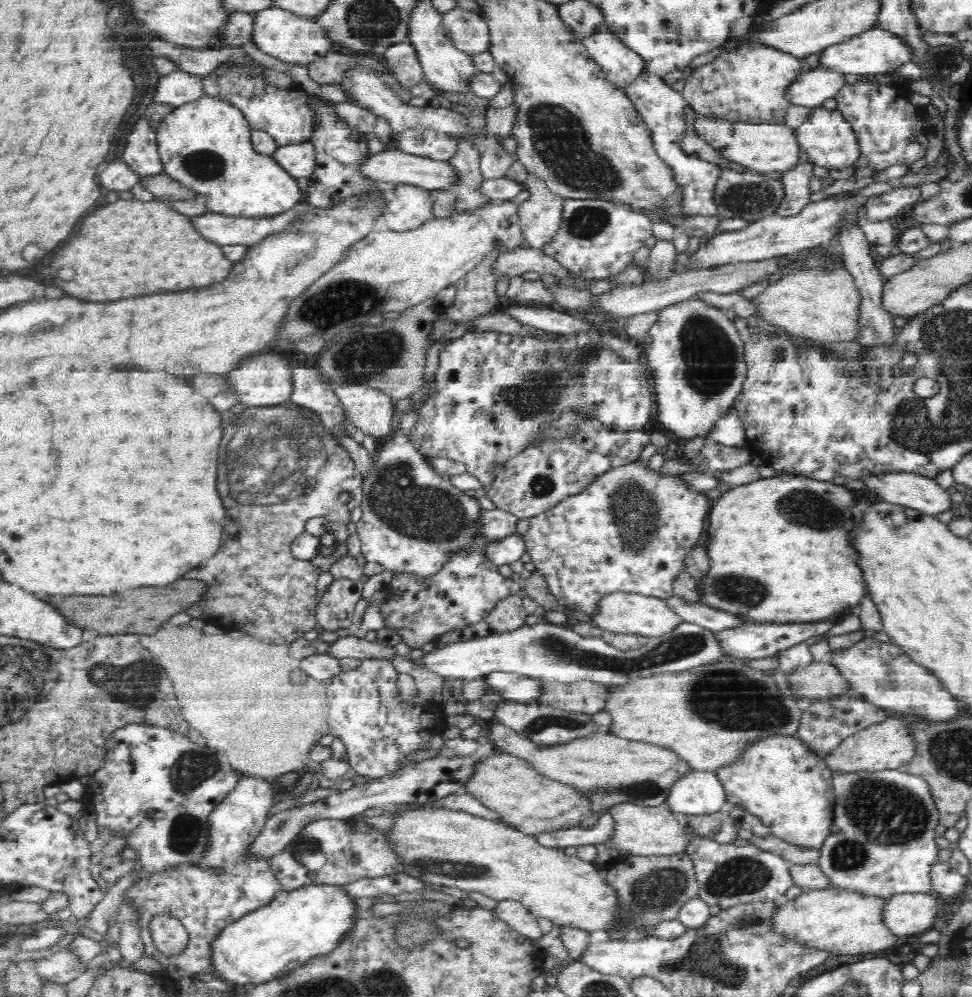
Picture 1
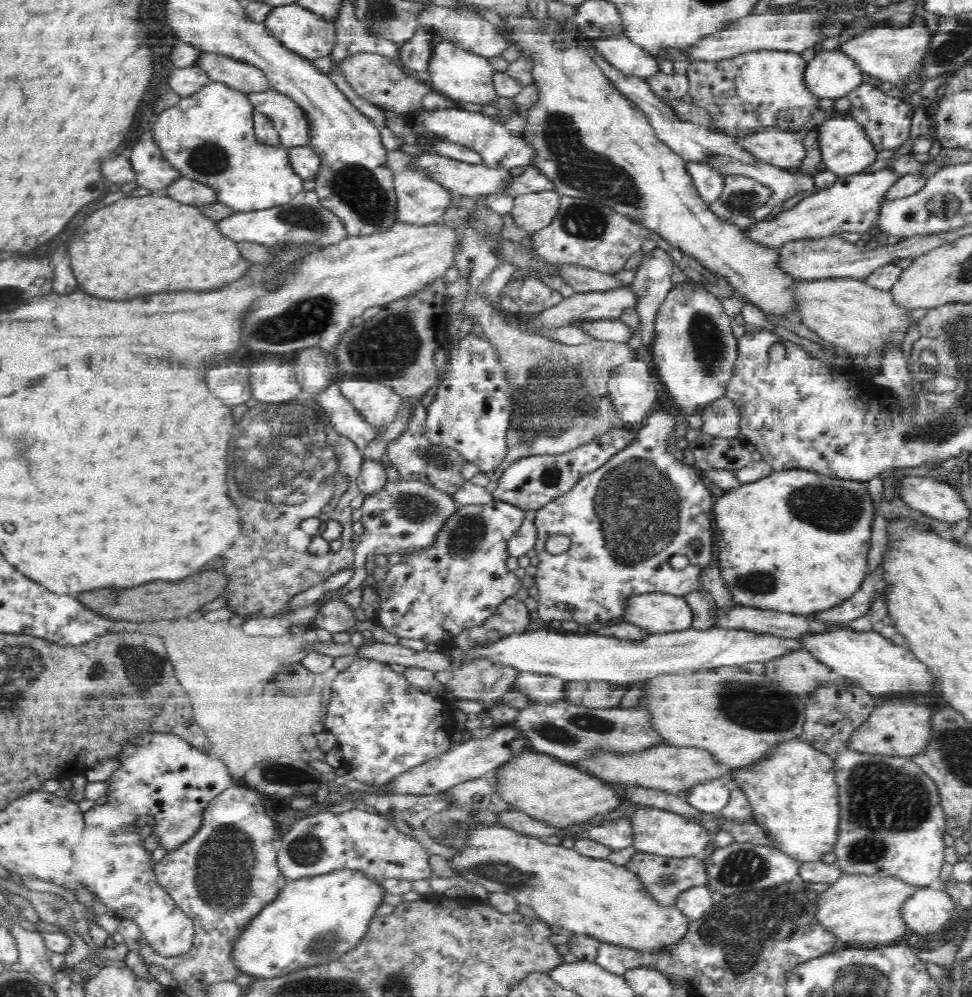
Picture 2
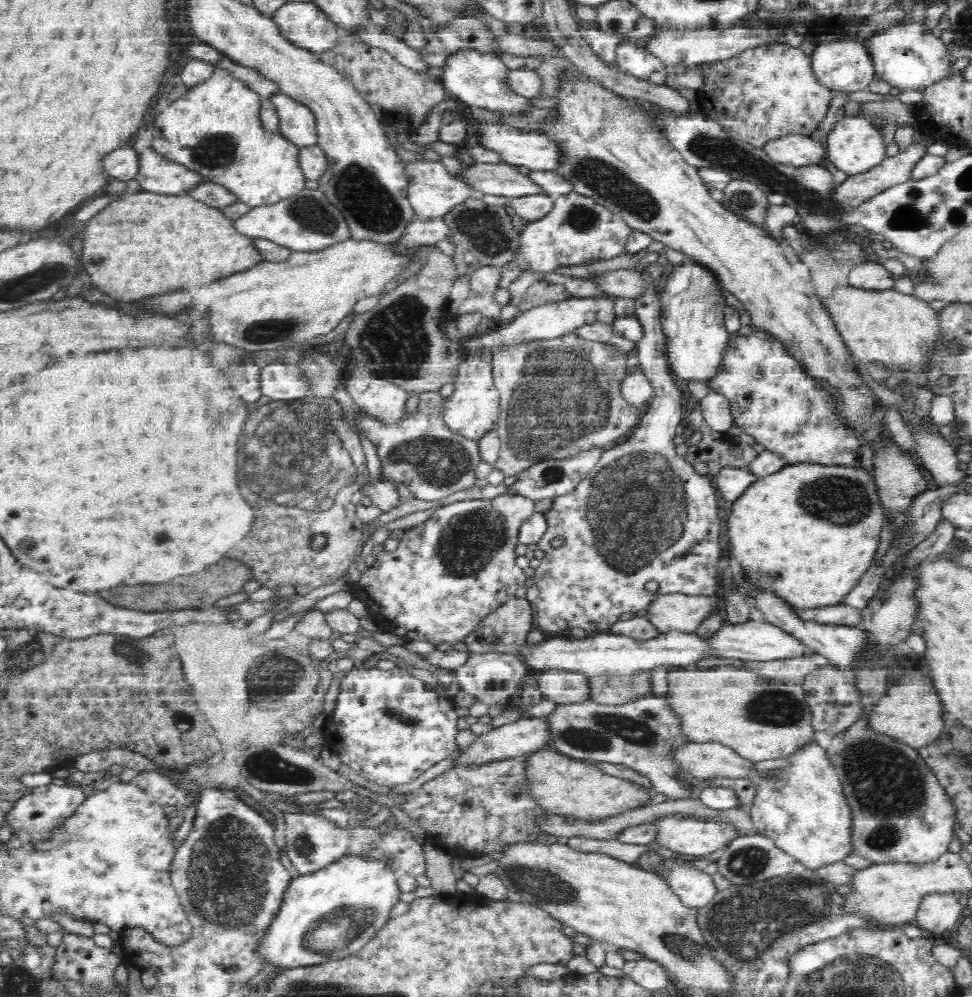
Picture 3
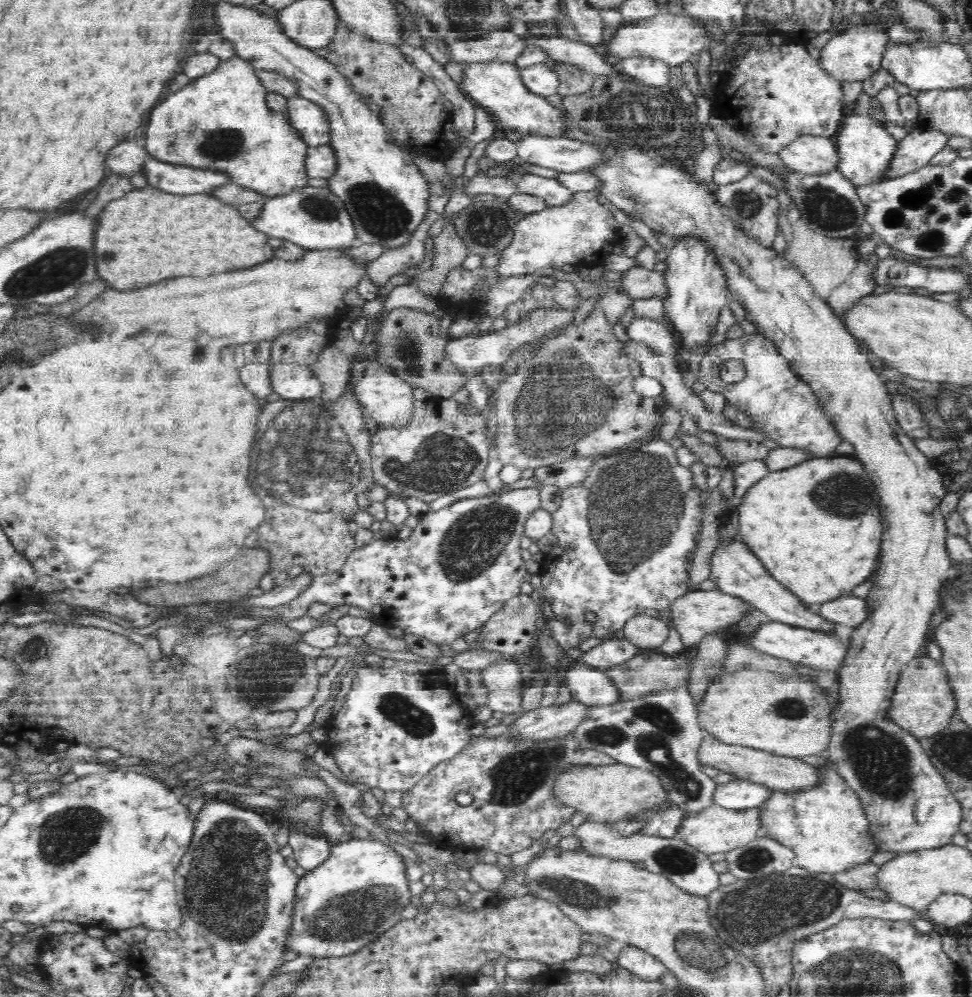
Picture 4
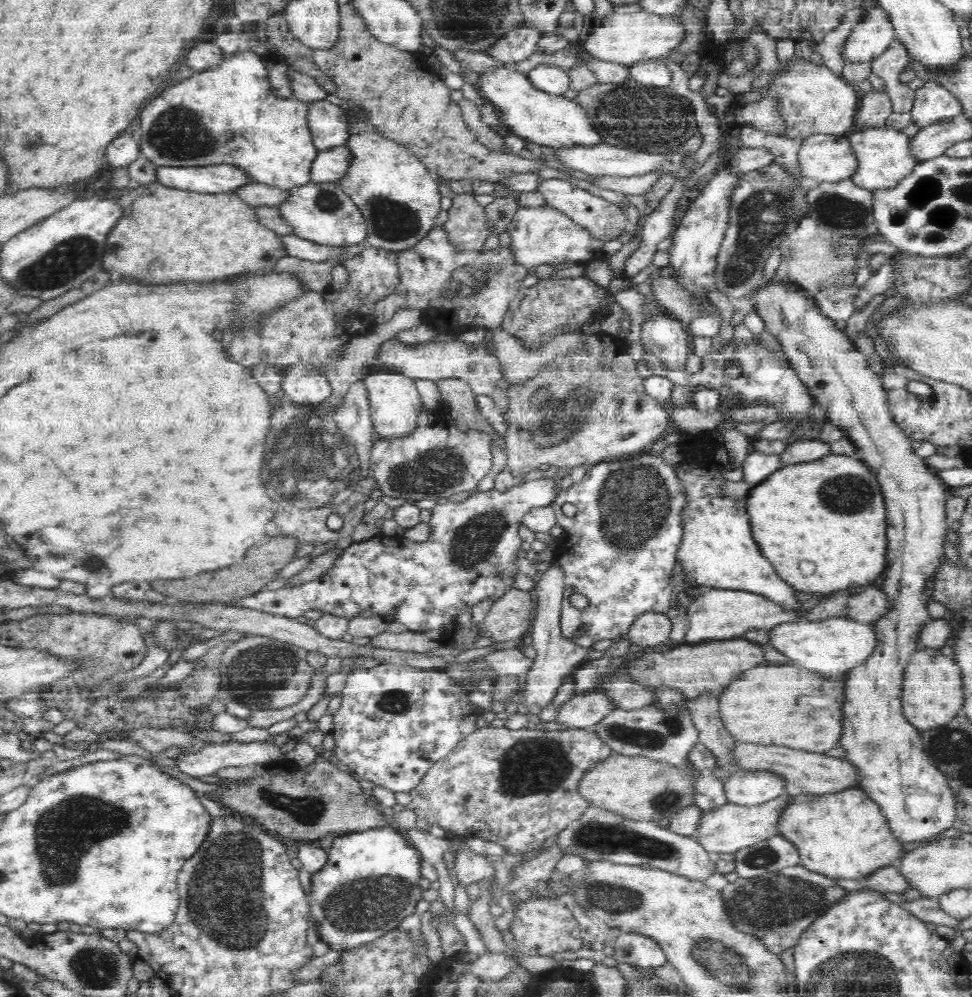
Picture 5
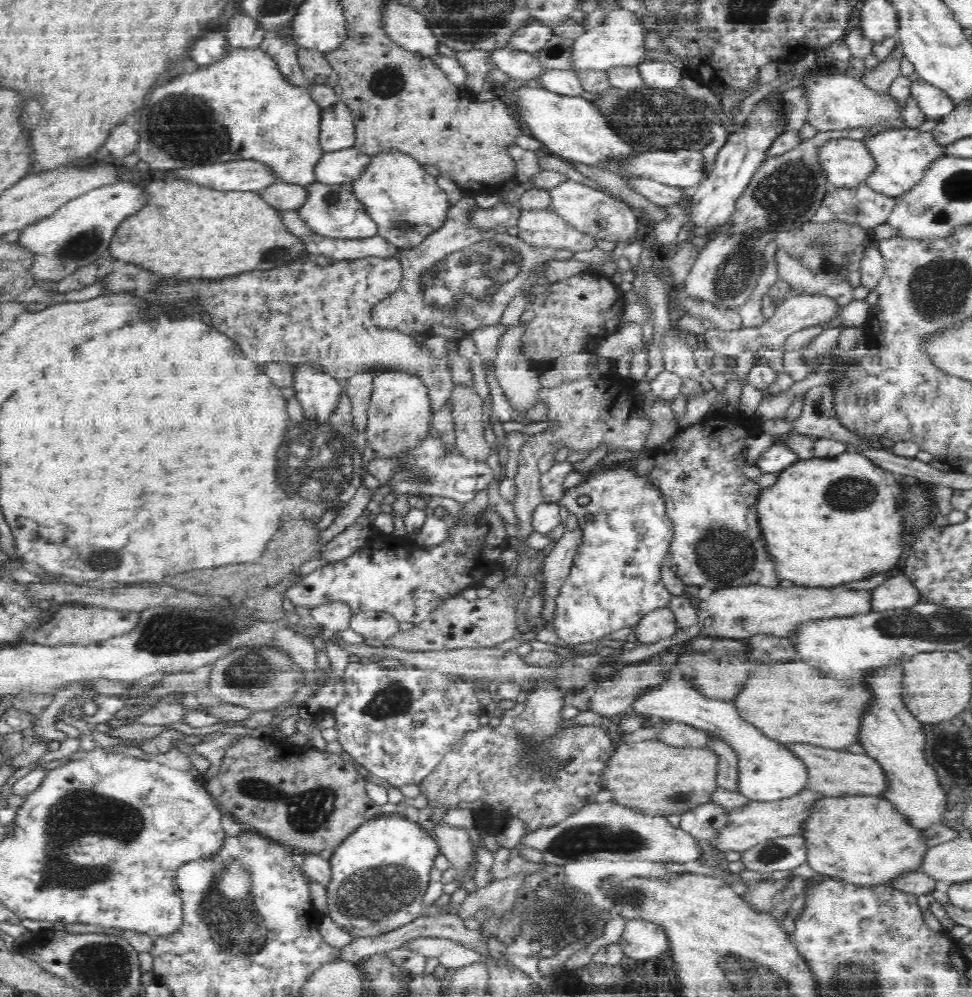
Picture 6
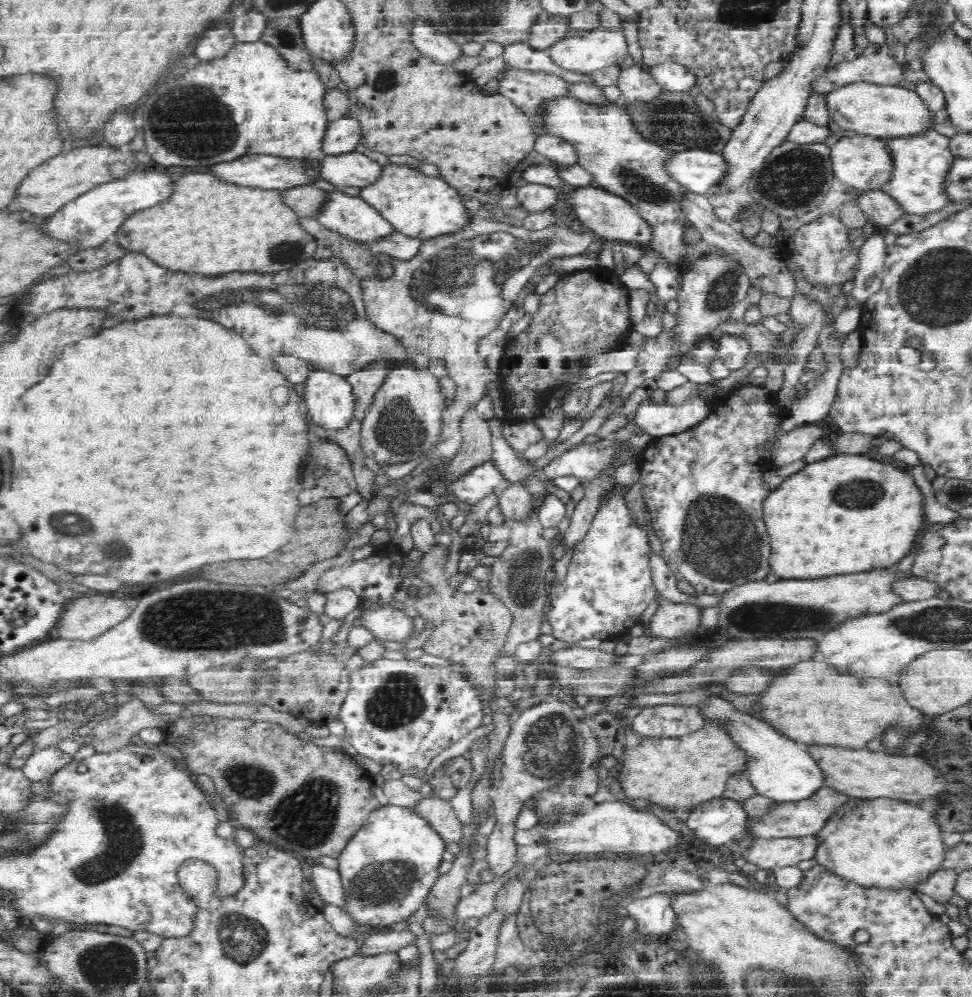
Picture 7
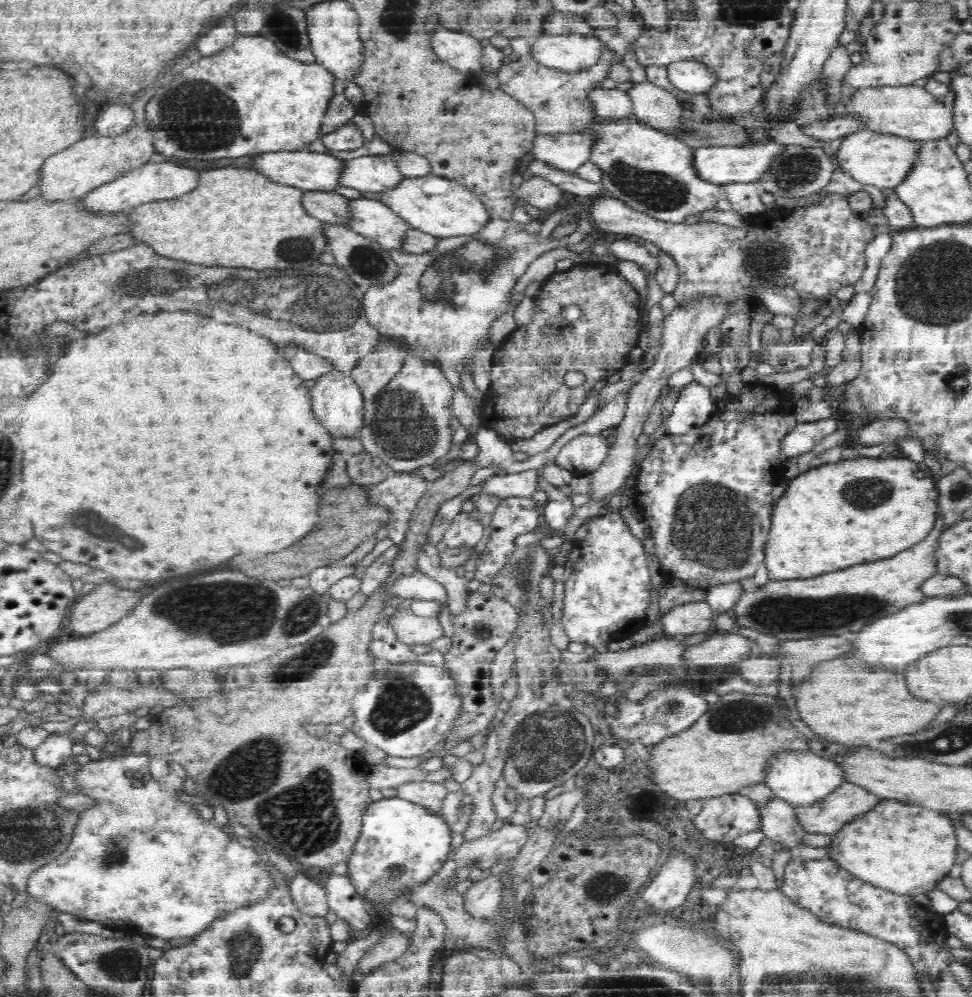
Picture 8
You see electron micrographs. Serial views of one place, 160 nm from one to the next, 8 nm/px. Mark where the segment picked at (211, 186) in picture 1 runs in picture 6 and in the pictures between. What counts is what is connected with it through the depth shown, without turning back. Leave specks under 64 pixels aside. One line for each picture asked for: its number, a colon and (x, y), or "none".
2: (209, 136)
3: (215, 128)
4: (221, 121)
5: (228, 114)
6: (241, 106)

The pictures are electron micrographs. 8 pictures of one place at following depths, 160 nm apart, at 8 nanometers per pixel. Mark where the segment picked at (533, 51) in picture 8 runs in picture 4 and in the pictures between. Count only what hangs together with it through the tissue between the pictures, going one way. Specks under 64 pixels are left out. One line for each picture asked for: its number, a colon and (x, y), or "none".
4: (671, 38)
5: (625, 38)
6: (619, 41)
7: (589, 51)

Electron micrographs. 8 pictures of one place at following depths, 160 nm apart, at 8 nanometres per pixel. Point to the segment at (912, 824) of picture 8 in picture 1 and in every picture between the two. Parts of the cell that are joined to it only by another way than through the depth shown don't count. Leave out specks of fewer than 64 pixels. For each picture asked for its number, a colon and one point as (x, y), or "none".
1: (782, 781)
2: (794, 796)
3: (805, 811)
4: (827, 828)
5: (845, 835)
6: (867, 841)
7: (884, 843)

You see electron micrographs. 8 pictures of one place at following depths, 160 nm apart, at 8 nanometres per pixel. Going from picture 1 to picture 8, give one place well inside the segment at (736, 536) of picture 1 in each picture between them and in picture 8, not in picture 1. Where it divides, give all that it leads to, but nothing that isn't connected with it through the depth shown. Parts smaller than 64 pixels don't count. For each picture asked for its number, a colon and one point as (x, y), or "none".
2: (781, 544)
3: (810, 531)
4: (813, 522)
5: (832, 512)
6: (830, 520)
7: (845, 513)
8: (820, 525)

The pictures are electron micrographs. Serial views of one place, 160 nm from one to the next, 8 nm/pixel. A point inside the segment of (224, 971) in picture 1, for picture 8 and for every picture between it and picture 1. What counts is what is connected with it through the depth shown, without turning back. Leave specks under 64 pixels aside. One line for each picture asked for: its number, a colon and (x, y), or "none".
2: (314, 921)
3: (330, 914)
4: (359, 893)
5: (370, 884)
6: (380, 873)
7: (389, 867)
8: (401, 843)

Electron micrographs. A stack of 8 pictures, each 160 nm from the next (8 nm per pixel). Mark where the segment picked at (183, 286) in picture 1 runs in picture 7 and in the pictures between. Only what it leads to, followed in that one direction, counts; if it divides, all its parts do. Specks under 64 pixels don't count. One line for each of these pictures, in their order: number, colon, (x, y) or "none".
2: (142, 245)
3: (147, 242)
4: (148, 235)
5: (167, 235)
6: (188, 229)
7: (196, 230)

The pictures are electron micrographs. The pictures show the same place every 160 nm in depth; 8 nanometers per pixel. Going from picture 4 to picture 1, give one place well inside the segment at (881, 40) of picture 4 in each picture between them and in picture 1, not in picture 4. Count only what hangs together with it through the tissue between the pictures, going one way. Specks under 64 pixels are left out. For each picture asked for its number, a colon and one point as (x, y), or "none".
1: (814, 86)
2: (831, 73)
3: (847, 65)

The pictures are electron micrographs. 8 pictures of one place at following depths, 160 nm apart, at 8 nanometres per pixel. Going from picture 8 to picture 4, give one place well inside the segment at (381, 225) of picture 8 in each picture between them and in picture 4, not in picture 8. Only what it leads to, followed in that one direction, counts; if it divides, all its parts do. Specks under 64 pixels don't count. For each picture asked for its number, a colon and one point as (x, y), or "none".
4: (314, 217)
5: (322, 212)
6: (331, 211)
7: (352, 216)

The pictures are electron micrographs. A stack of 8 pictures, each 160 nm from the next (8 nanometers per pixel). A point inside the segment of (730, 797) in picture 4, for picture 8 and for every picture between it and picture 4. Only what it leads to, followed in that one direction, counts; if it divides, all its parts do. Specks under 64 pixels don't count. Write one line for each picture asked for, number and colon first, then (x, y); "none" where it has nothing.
5: (748, 787)
6: (769, 769)
7: (782, 769)
8: (802, 779)

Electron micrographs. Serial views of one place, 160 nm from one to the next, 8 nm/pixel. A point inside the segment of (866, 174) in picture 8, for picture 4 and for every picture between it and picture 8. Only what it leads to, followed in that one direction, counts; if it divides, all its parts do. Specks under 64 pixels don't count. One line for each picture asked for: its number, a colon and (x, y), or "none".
4: (810, 155)
5: (824, 158)
6: (848, 163)
7: (865, 162)

